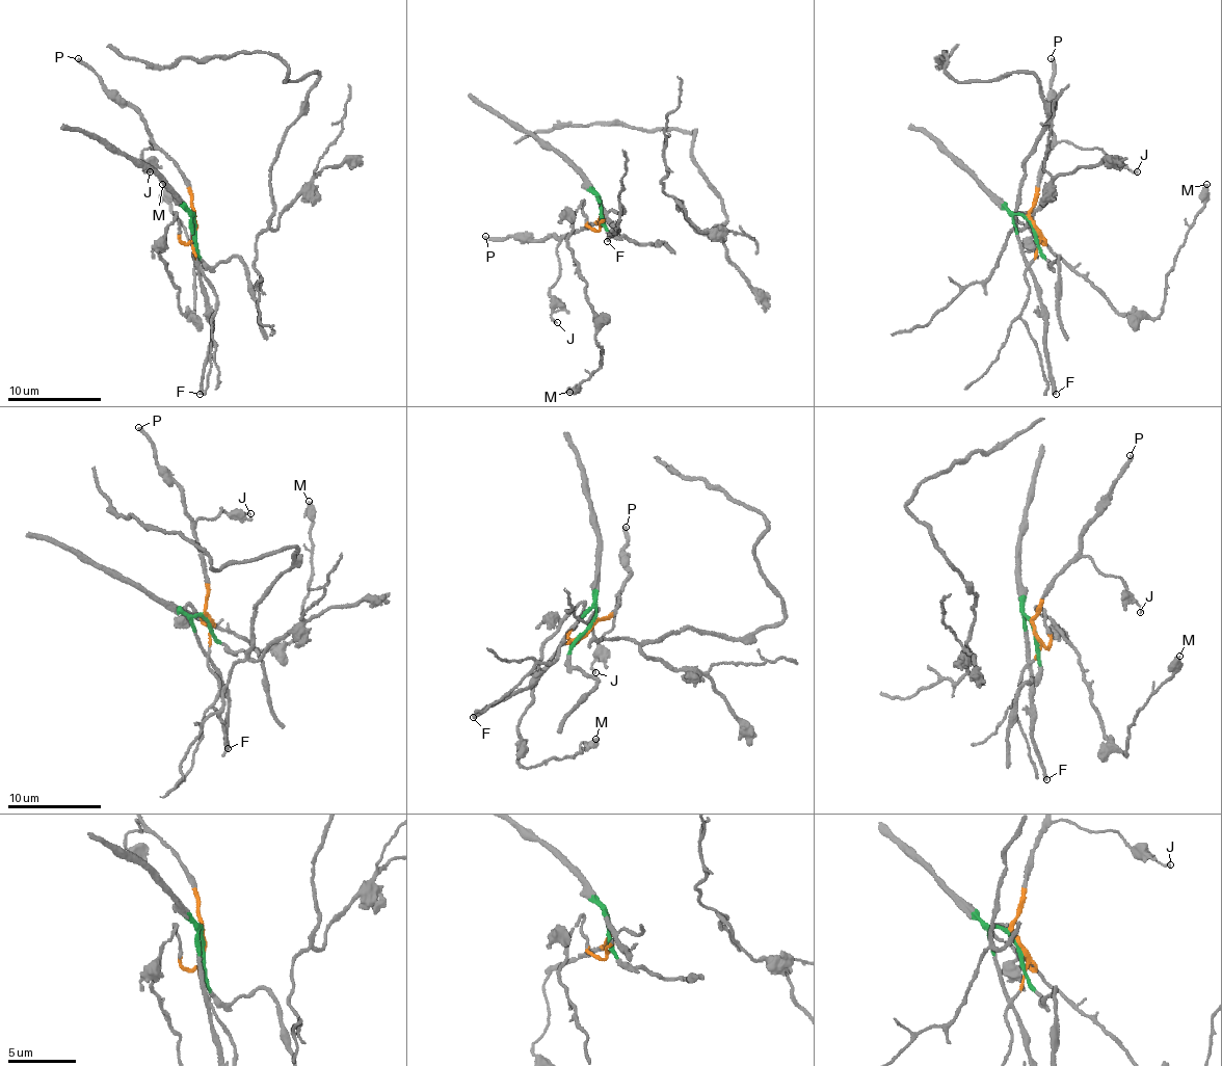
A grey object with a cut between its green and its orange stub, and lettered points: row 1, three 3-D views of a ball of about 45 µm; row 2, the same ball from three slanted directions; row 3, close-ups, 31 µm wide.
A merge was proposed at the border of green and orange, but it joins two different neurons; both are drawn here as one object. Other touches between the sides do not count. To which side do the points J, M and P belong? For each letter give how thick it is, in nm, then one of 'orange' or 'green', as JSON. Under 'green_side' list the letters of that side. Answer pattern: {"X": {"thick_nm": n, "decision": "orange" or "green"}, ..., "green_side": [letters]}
{"J": {"thick_nm": 160, "decision": "orange"}, "M": {"thick_nm": 480, "decision": "orange"}, "P": {"thick_nm": 280, "decision": "orange"}, "green_side": []}

